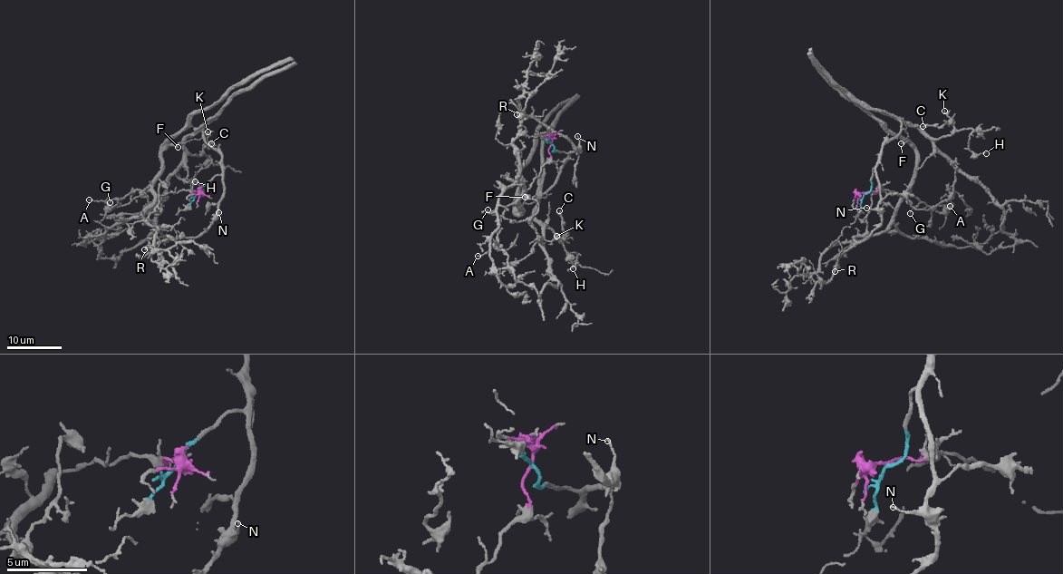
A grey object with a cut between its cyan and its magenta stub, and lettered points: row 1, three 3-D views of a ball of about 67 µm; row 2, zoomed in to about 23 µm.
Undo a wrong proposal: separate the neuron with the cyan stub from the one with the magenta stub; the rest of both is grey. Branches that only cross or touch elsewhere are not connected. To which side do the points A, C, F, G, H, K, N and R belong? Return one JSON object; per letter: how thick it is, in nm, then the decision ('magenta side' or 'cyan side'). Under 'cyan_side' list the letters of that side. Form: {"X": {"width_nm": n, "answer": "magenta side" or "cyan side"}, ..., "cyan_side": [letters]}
{"A": {"width_nm": 120, "answer": "magenta side"}, "C": {"width_nm": 110, "answer": "cyan side"}, "F": {"width_nm": 100, "answer": "magenta side"}, "G": {"width_nm": 110, "answer": "magenta side"}, "H": {"width_nm": 130, "answer": "cyan side"}, "K": {"width_nm": 100, "answer": "cyan side"}, "N": {"width_nm": 100, "answer": "cyan side"}, "R": {"width_nm": 320, "answer": "cyan side"}, "cyan_side": ["C", "H", "K", "N", "R"]}

